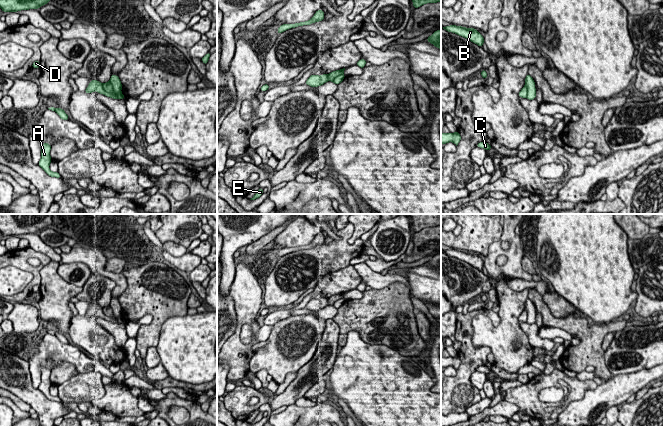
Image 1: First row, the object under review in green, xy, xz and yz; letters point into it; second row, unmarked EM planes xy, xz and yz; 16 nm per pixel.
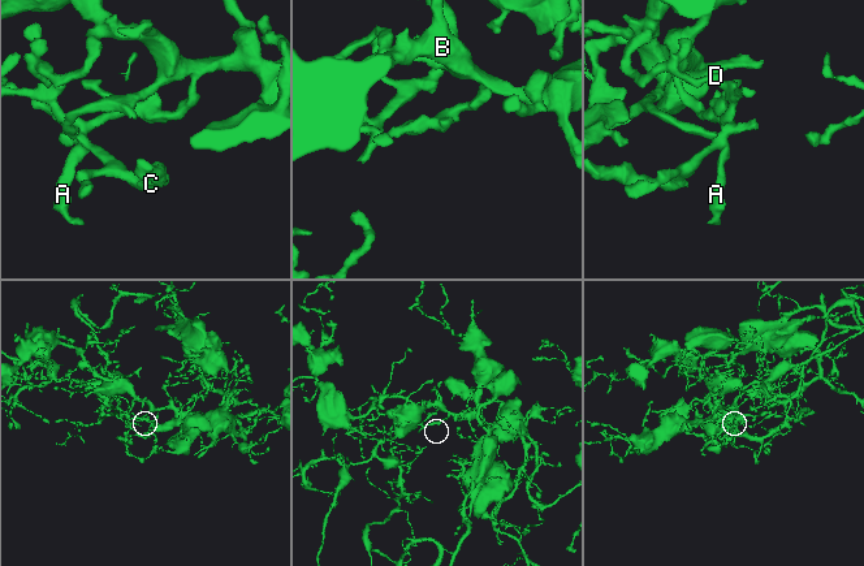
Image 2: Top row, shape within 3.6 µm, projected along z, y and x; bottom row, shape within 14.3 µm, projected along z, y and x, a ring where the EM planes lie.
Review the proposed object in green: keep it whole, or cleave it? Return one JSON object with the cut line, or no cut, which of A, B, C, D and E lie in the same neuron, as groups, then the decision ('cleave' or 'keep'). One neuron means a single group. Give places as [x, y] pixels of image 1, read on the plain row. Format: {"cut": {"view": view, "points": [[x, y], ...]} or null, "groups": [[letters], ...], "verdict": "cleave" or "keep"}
{"cut": {"view": "xy", "points": [[102, 308], [106, 315], [113, 317], [117, 322]]}, "groups": [["A", "C"], ["B", "D", "E"]], "verdict": "cleave"}

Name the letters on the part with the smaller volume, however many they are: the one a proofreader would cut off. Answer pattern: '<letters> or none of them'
A, C

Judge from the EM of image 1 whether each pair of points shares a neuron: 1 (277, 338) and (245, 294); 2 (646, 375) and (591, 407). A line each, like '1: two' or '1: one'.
1: two
2: one

